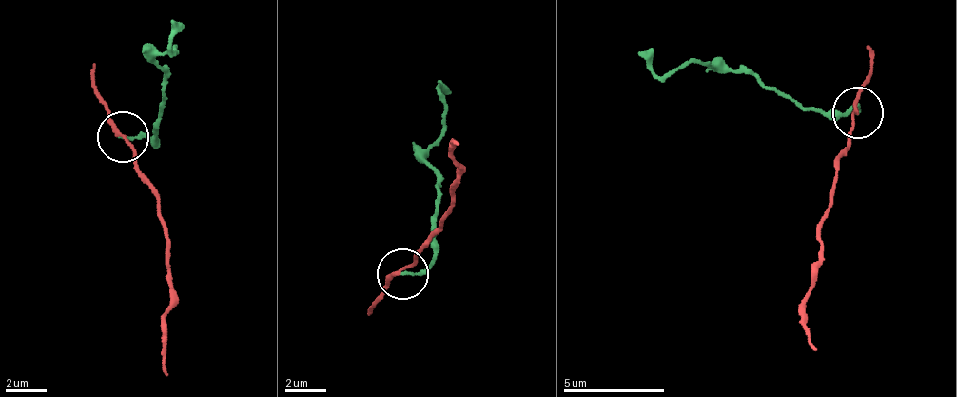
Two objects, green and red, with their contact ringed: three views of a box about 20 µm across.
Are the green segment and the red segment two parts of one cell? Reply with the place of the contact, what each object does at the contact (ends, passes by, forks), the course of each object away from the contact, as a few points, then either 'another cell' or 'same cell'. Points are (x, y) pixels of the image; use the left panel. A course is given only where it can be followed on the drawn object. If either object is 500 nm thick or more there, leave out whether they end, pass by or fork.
at (123, 137); green ends there; red passes by; green runs (121, 136), (152, 141), (163, 70), (153, 57), (172, 49), (173, 19); red runs (121, 136), (168, 240), (169, 313), (165, 319), (169, 375); another cell

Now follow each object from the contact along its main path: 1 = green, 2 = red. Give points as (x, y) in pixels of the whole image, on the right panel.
1: (859, 111), (859, 107), (845, 110), (799, 110), (754, 74), (733, 73), (698, 62), (657, 75), (637, 51)
2: (859, 111), (826, 211), (815, 287), (805, 299), (815, 349)

